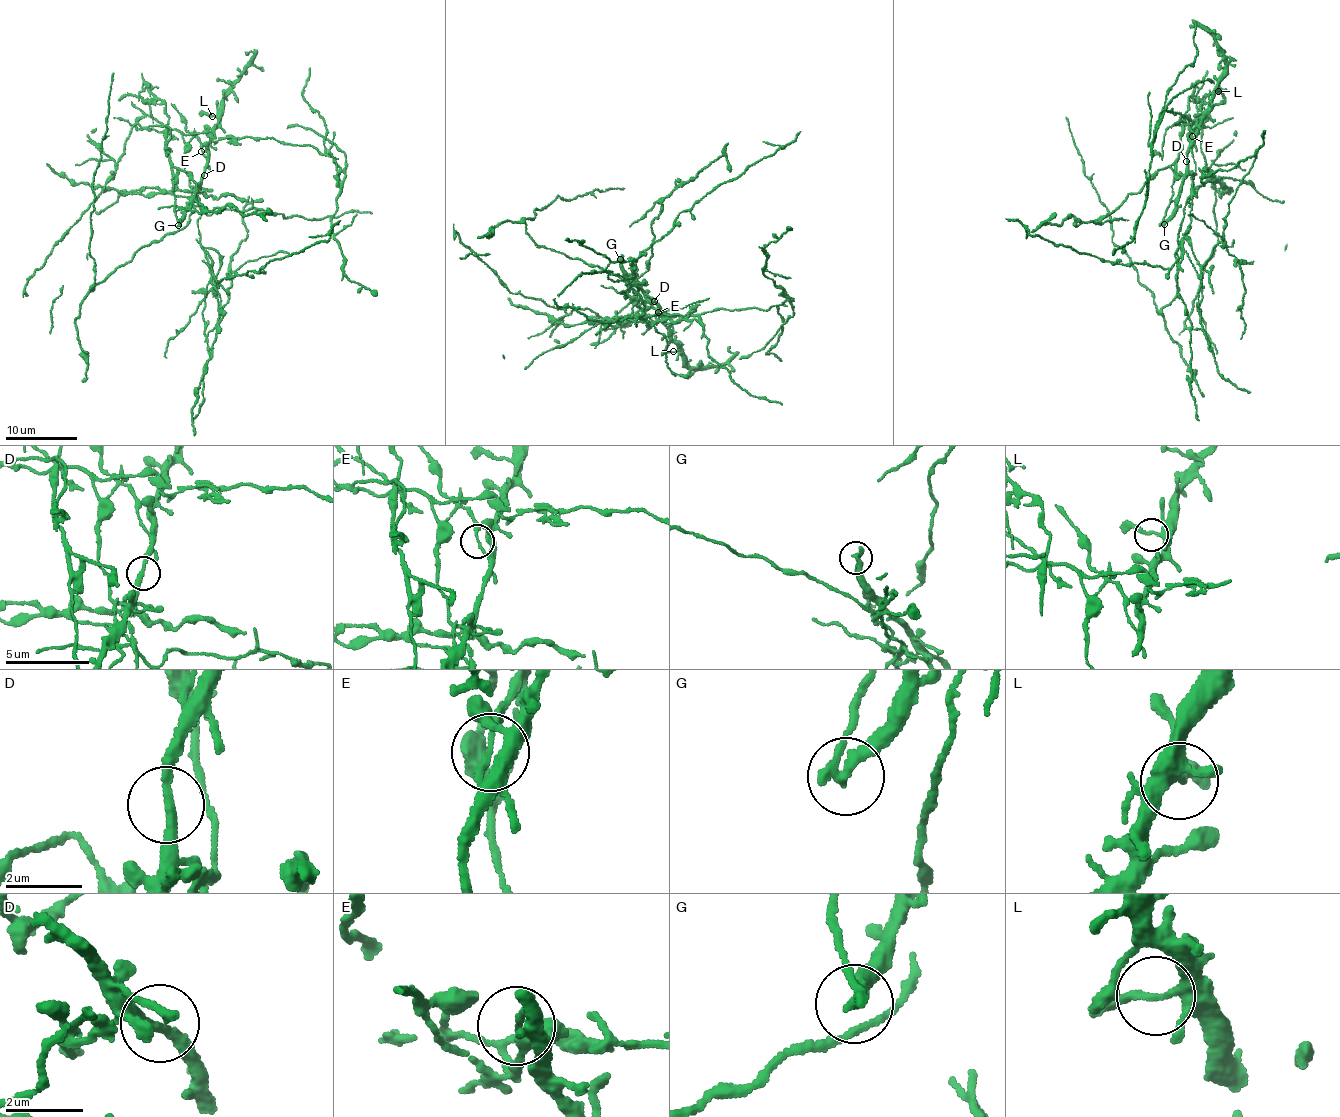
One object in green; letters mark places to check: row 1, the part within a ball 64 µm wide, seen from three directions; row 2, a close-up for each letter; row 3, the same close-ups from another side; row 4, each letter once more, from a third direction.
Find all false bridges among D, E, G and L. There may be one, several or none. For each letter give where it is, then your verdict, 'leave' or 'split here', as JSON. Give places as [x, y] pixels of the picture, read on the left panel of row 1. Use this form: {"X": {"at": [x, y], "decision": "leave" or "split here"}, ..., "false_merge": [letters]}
{"D": {"at": [204, 175], "decision": "leave"}, "E": {"at": [201, 151], "decision": "split here"}, "G": {"at": [178, 225], "decision": "split here"}, "L": {"at": [212, 116], "decision": "leave"}, "false_merge": ["E", "G"]}

